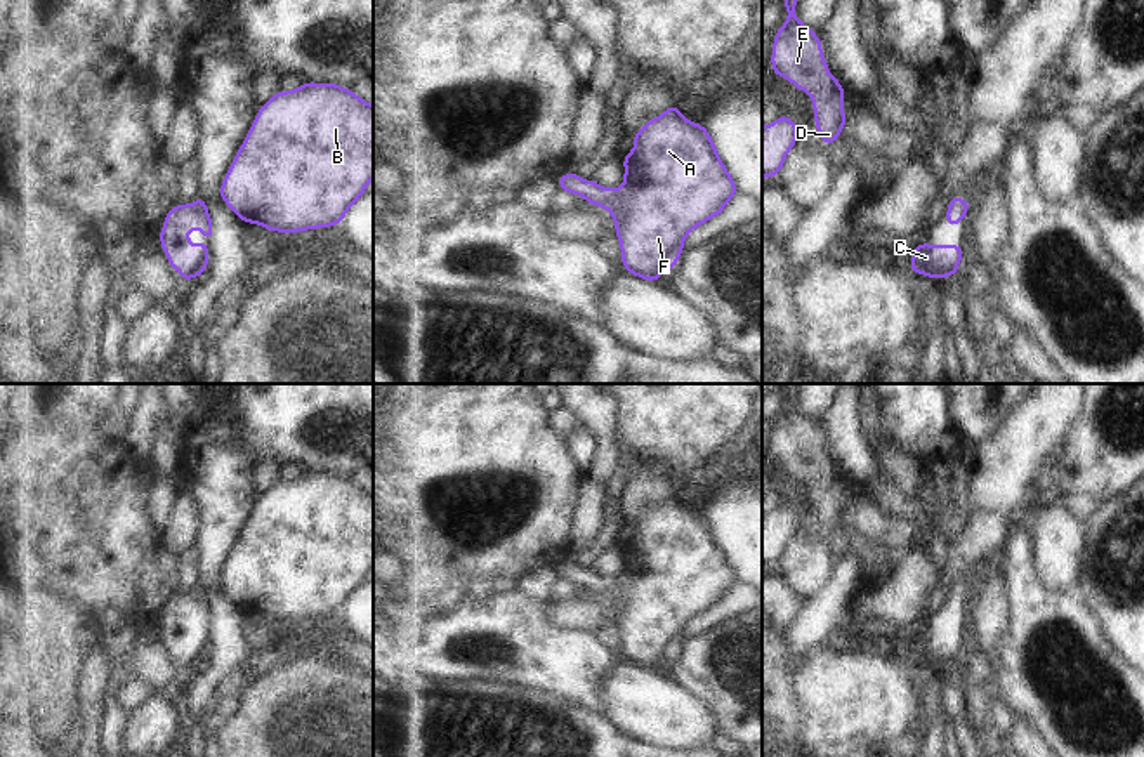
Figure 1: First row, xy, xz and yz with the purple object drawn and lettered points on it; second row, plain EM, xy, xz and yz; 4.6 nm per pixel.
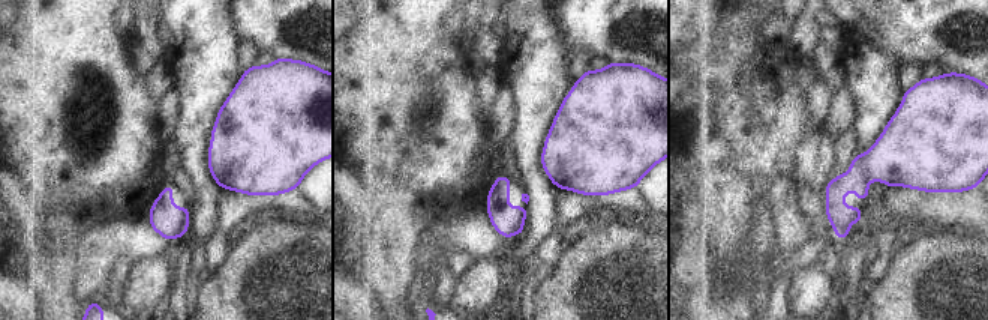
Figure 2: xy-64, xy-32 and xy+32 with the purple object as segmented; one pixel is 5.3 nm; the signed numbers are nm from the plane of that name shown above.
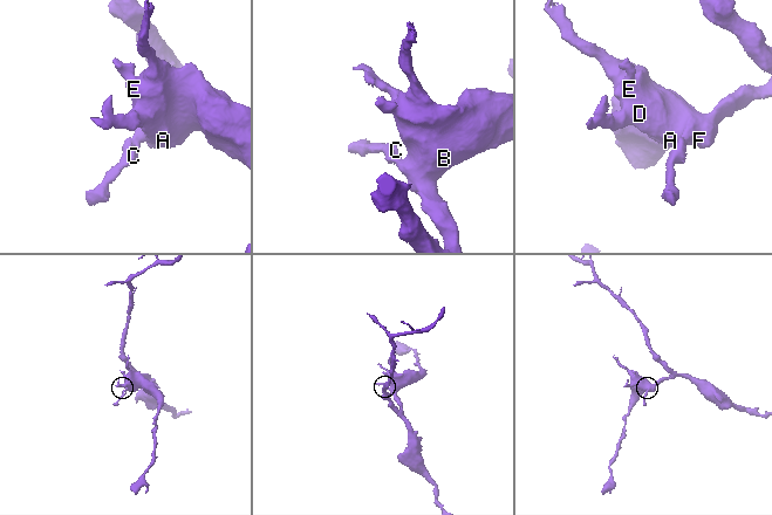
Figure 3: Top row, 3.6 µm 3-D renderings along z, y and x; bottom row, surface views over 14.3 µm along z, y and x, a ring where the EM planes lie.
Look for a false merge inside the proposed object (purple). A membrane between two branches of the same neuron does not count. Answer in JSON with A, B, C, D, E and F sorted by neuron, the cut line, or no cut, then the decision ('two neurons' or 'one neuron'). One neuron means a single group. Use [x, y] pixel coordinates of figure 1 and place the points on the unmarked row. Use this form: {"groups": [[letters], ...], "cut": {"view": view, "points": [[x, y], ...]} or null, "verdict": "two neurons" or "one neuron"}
{"groups": [["A", "B", "C", "D", "E", "F"]], "cut": null, "verdict": "one neuron"}

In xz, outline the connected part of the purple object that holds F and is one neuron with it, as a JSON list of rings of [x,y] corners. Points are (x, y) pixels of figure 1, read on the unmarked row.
[[[677,491],[660,507],[648,509],[634,524],[635,538],[623,545],[625,571],[618,578],[604,578],[594,569],[582,569],[575,561],[562,564],[562,580],[582,583],[590,594],[613,602],[616,627],[621,630],[621,651],[628,662],[658,670],[661,660],[674,660],[687,622],[719,604],[736,583],[733,566],[715,540],[703,514],[687,510]]]

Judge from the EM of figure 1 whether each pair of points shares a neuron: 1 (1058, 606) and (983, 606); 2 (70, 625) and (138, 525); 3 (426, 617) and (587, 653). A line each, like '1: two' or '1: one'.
1: two
2: two
3: one

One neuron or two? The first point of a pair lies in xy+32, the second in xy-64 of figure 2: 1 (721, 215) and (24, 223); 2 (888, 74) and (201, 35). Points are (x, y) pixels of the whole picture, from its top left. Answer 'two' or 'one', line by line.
1: one
2: one

